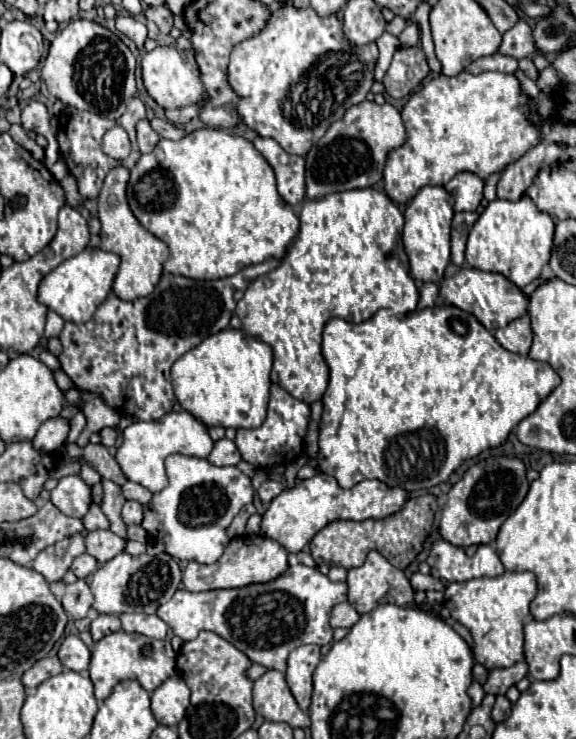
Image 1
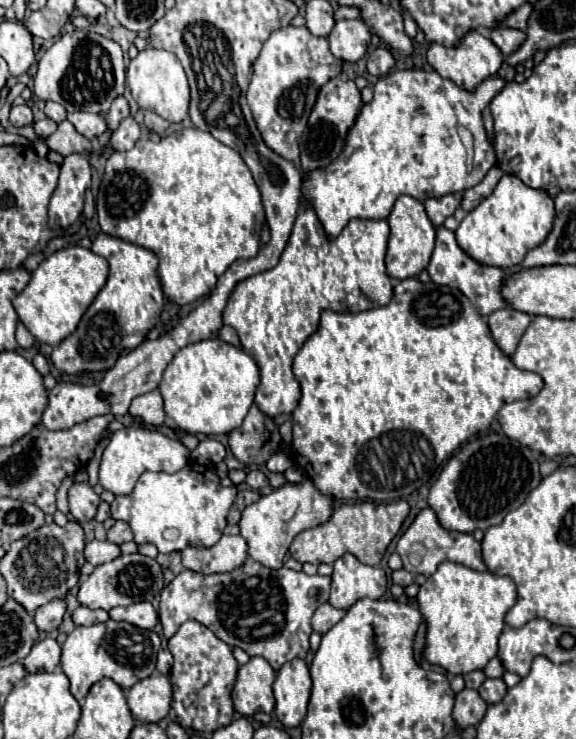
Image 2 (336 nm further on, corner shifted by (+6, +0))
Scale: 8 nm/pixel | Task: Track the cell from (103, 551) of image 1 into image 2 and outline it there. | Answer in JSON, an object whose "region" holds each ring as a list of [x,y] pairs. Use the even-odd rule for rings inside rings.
{"region":[[[116,522],[108,532],[106,532],[106,538],[108,542],[114,542],[114,544],[124,544],[124,542],[130,542],[132,540],[132,530],[126,522]]]}

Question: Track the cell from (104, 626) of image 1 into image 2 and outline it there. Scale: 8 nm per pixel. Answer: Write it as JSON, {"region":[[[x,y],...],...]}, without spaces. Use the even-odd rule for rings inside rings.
{"region":[[[80,606],[80,608],[74,610],[72,620],[74,620],[76,626],[92,626],[92,624],[98,624],[98,622],[108,622],[110,616],[108,616],[106,610],[92,610],[92,608]]]}

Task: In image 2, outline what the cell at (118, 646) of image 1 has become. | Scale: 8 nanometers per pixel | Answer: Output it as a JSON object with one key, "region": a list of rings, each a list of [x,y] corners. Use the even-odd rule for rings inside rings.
{"region":[[[108,620],[106,624],[76,626],[62,644],[62,670],[70,678],[72,696],[82,704],[92,684],[104,678],[112,678],[120,688],[128,690],[136,682],[148,678],[156,670],[156,654],[160,650],[160,638],[152,630],[142,630],[128,622]]]}

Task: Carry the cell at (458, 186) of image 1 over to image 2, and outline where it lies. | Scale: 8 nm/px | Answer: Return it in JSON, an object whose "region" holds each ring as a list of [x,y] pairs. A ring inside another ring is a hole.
{"region":[[[446,194],[446,196],[438,196],[438,198],[428,198],[424,202],[428,218],[432,220],[434,226],[442,226],[442,222],[454,214],[454,210],[460,206],[462,194]]]}

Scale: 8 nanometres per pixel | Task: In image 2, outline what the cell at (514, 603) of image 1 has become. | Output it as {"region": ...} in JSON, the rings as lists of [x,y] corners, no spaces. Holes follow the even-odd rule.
{"region":[[[442,562],[436,574],[432,574],[428,582],[420,586],[420,592],[416,596],[422,618],[428,622],[426,648],[424,648],[426,660],[434,666],[442,666],[448,674],[454,676],[468,674],[474,670],[484,670],[484,666],[498,654],[498,638],[504,628],[504,616],[516,604],[516,598],[518,598],[516,584],[508,576],[478,572],[456,562]]]}

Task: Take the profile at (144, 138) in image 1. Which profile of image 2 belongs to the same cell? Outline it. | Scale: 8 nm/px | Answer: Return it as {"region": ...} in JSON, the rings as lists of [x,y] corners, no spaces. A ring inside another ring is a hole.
{"region":[[[130,116],[130,118],[126,118],[126,120],[118,126],[118,130],[112,134],[110,144],[112,144],[114,150],[130,150],[140,136],[142,136],[140,124]]]}

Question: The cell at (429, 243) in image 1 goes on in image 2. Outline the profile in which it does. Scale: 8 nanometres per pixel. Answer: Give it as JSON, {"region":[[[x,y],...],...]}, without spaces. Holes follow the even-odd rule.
{"region":[[[400,196],[388,216],[390,224],[390,240],[388,240],[388,254],[386,254],[386,270],[390,278],[404,280],[418,276],[422,270],[428,268],[434,240],[436,240],[436,226],[430,222],[424,204],[412,196]]]}

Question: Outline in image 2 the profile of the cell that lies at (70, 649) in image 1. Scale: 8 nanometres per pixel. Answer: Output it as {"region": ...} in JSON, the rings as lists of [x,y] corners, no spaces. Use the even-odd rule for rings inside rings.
{"region":[[[44,638],[36,642],[30,656],[24,660],[24,668],[28,672],[54,672],[60,666],[62,648],[54,638]],[[30,664],[30,666],[28,666]]]}

